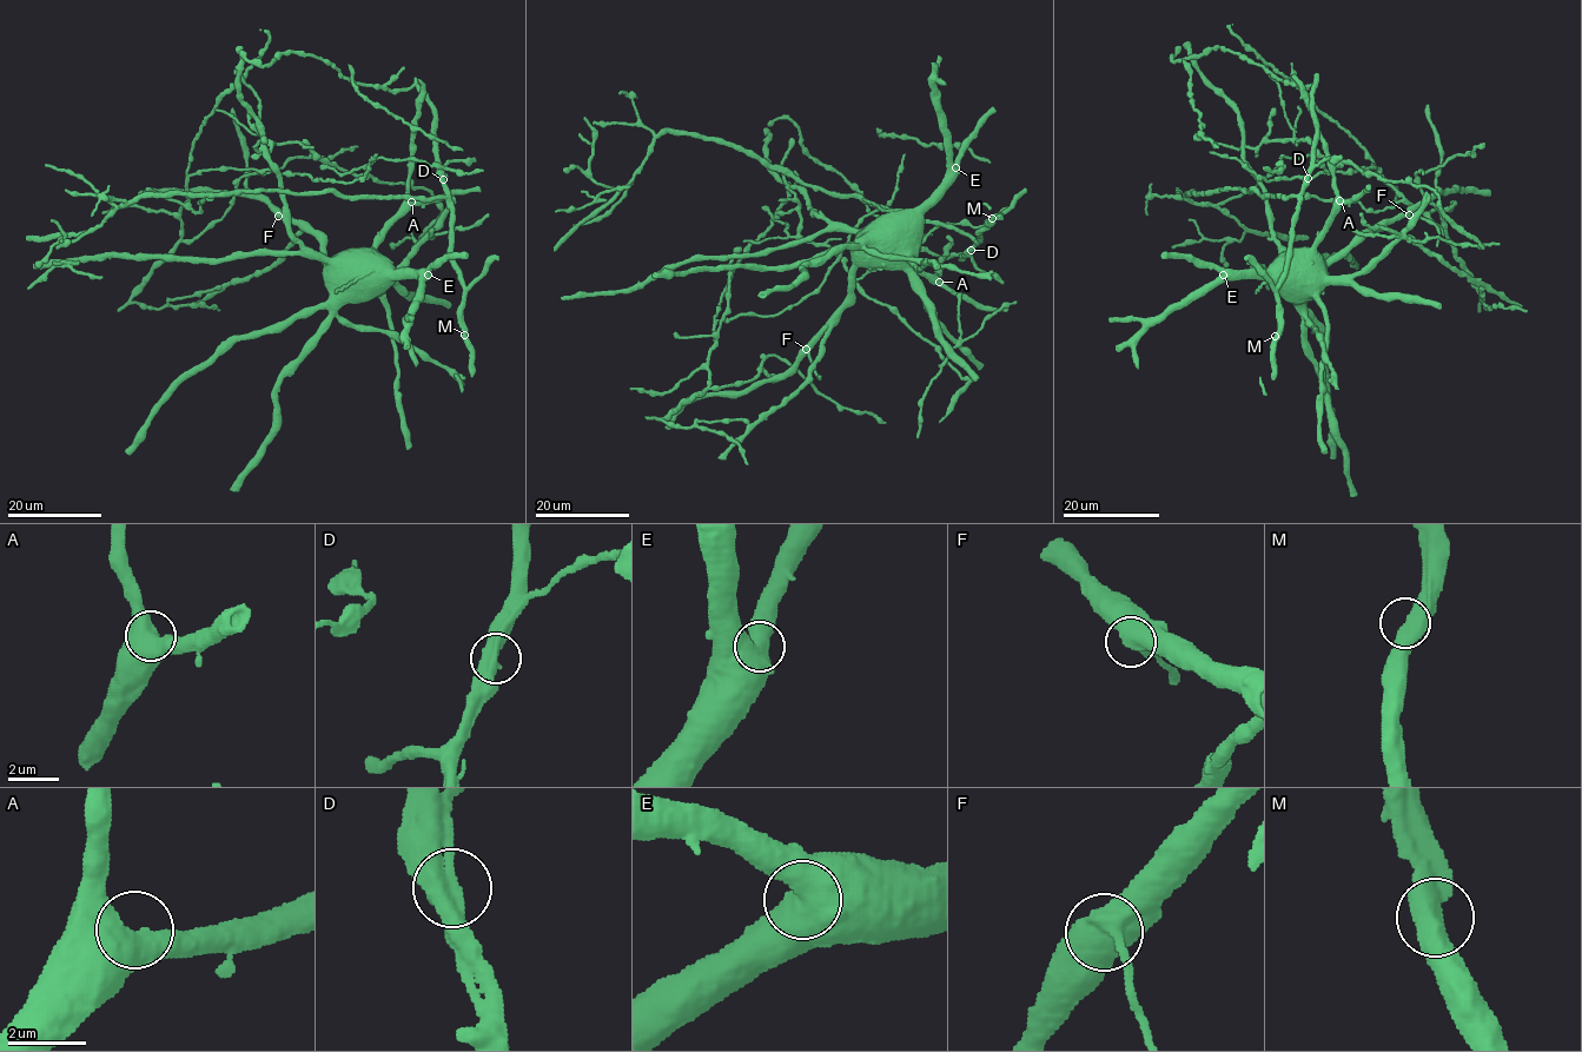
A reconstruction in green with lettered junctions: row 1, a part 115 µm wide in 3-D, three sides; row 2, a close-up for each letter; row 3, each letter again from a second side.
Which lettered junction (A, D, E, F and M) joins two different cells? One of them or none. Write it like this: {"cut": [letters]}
{"cut": []}

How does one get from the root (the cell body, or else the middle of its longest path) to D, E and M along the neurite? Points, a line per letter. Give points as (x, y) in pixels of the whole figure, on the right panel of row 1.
D: (1251, 172), (1239, 113), (1180, 46), (1173, 60), (1222, 47), (1283, 81), (1316, 81), (1308, 177)
E: (1251, 172), (1263, 191), (1271, 236), (1286, 259), (1277, 259), (1265, 271), (1230, 271), (1223, 275)
M: (1251, 172), (1239, 113), (1180, 46), (1173, 60), (1222, 47), (1283, 81), (1316, 81), (1275, 336)

